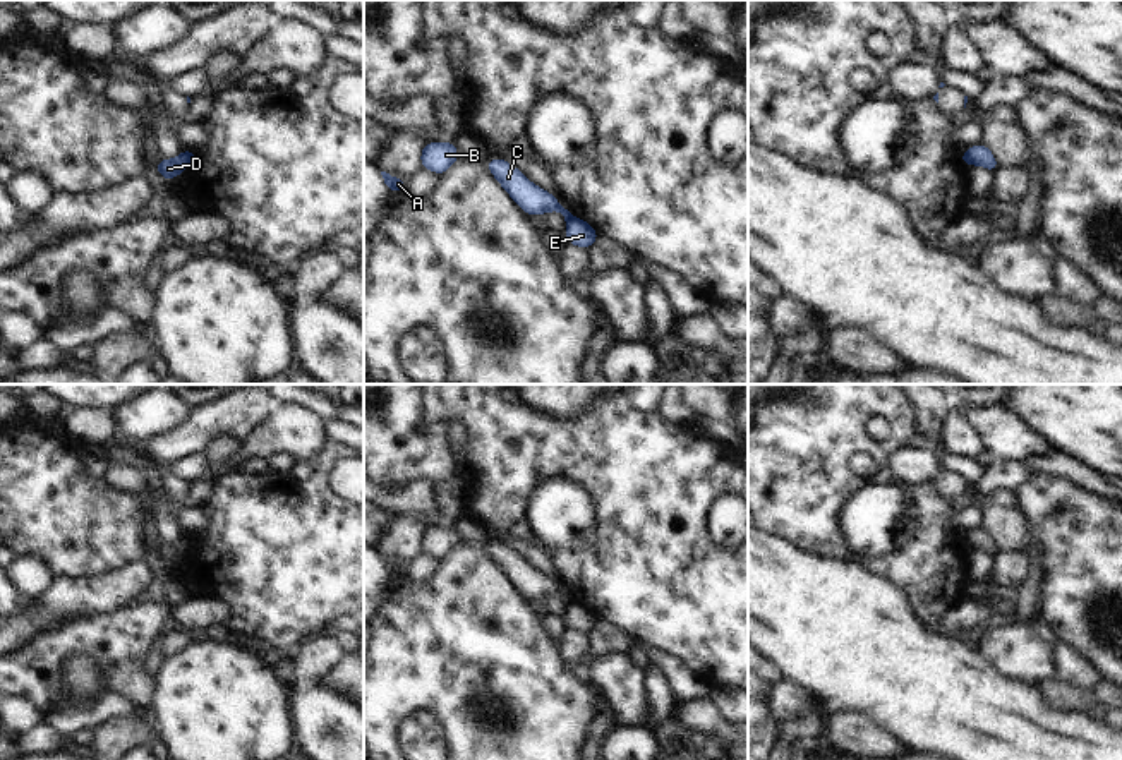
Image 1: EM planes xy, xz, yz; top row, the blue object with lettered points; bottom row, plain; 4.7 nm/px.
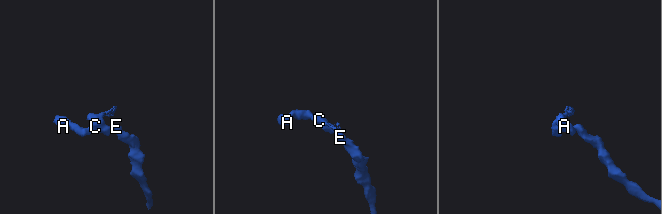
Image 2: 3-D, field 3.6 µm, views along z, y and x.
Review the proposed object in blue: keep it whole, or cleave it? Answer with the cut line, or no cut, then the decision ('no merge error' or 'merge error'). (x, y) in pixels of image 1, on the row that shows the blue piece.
cut in xz along (572, 217), (568, 222); merge error

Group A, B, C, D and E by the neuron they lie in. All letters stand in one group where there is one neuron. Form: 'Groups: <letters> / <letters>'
Groups: A B C D / E

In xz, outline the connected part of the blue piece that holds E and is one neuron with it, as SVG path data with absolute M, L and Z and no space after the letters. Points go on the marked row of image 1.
M571 218L564 230L566 242L588 249L599 238L599 233L582 218Z

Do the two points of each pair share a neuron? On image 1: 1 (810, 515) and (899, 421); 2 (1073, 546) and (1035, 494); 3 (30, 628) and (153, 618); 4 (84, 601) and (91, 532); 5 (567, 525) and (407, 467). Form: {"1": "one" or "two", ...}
{"1": "one", "2": "one", "3": "two", "4": "two", "5": "two"}

